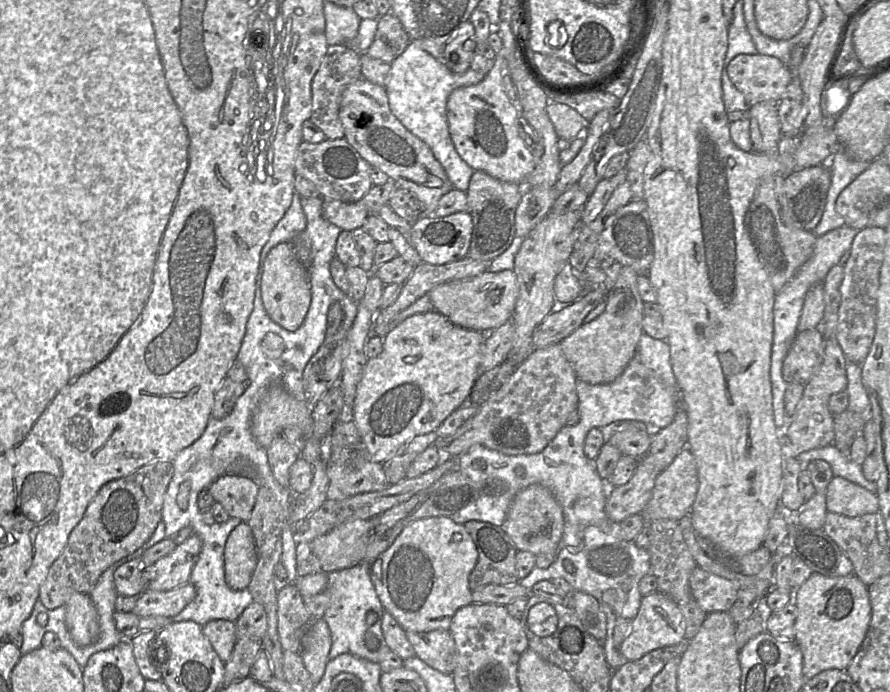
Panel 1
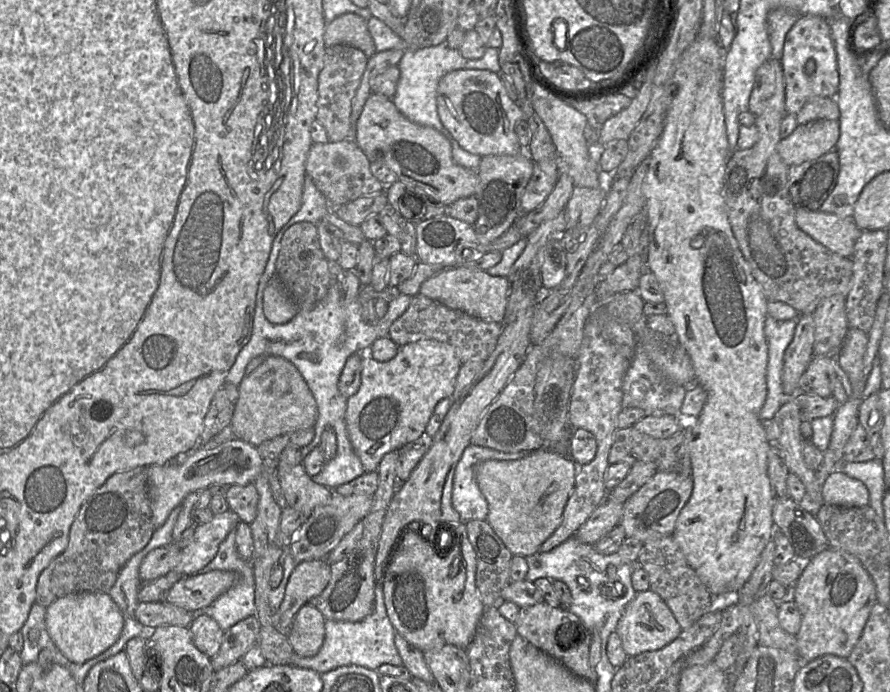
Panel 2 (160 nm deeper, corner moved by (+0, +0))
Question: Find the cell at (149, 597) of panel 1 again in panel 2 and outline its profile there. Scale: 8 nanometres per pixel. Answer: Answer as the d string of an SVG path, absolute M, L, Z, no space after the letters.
M222 570L202 571L191 576L184 576L168 591L164 601L193 613L201 613L202 609L227 592L237 580L238 575L235 572Z

